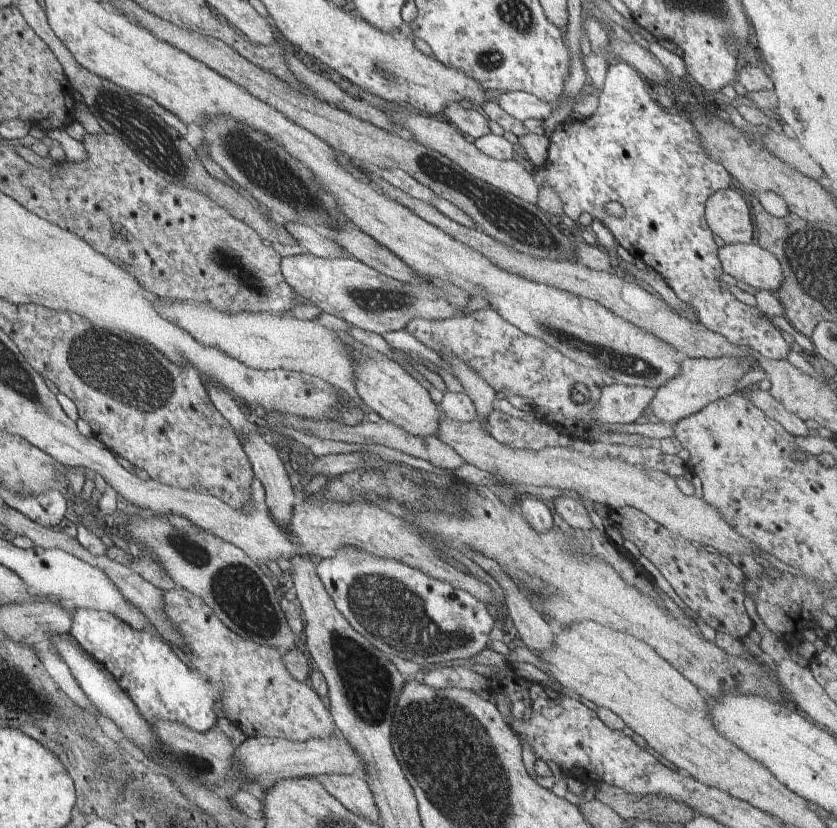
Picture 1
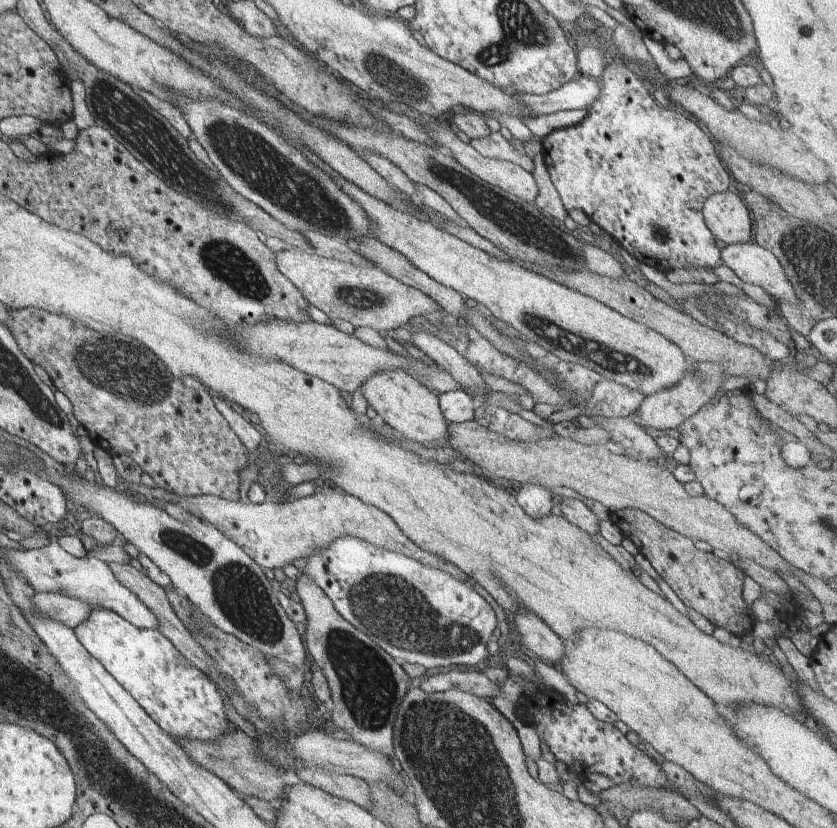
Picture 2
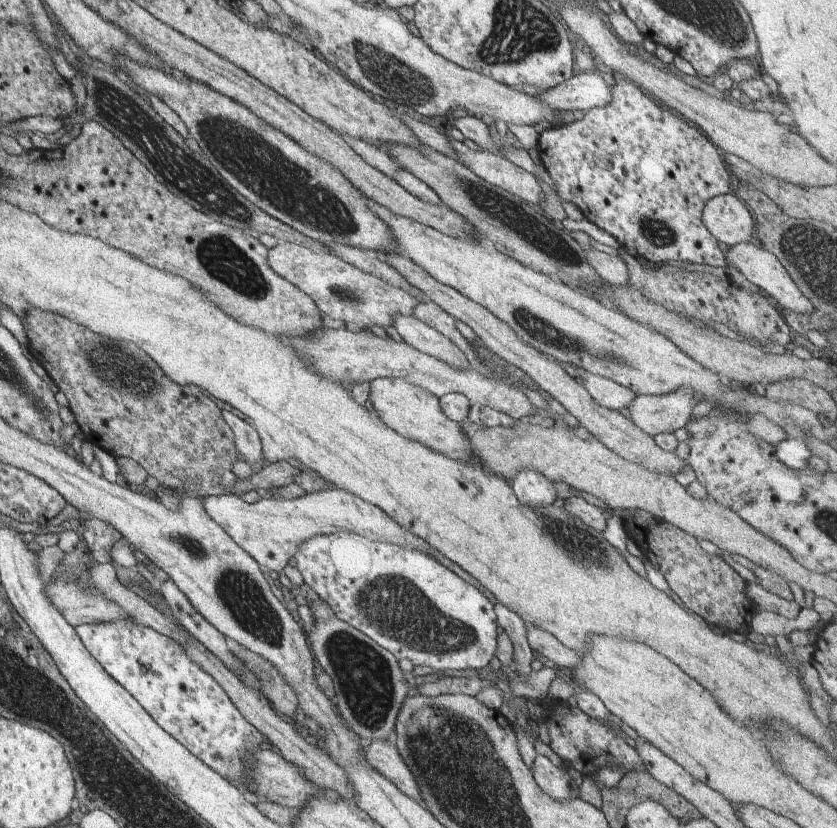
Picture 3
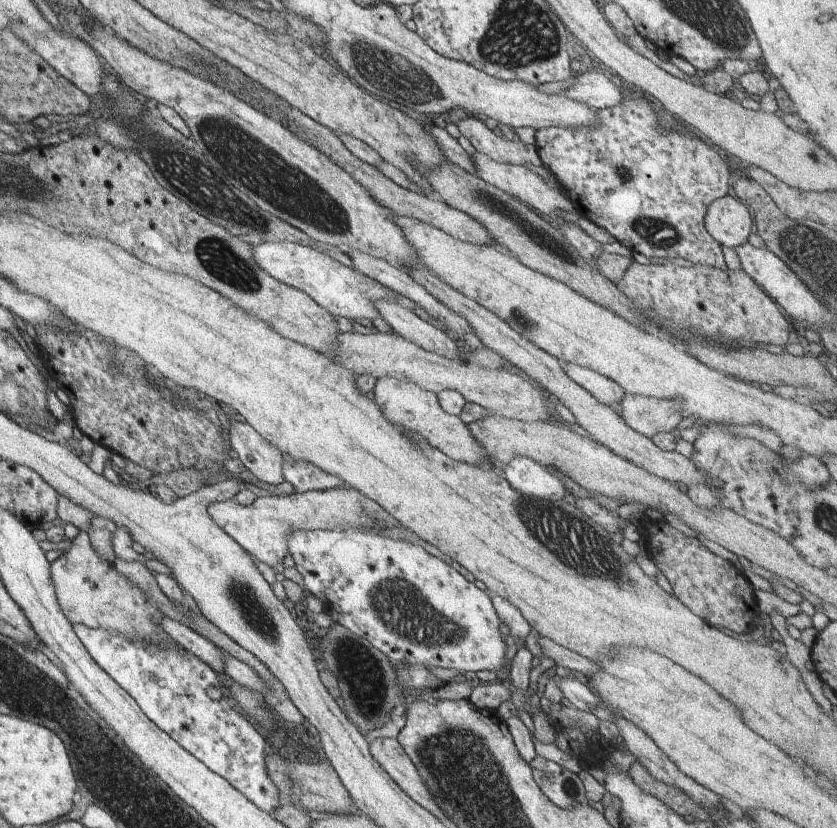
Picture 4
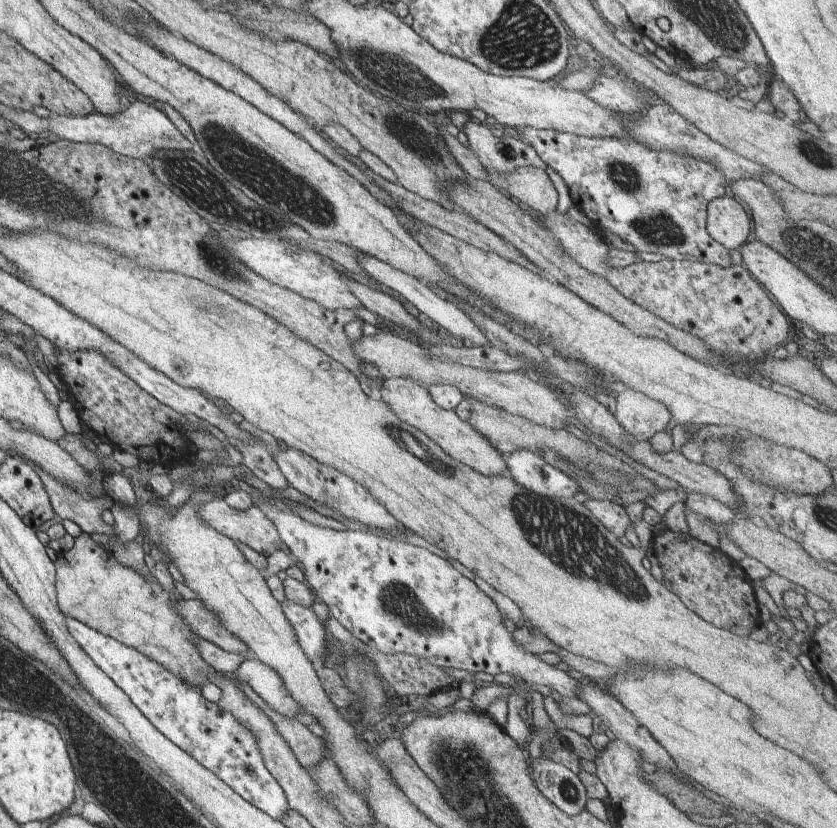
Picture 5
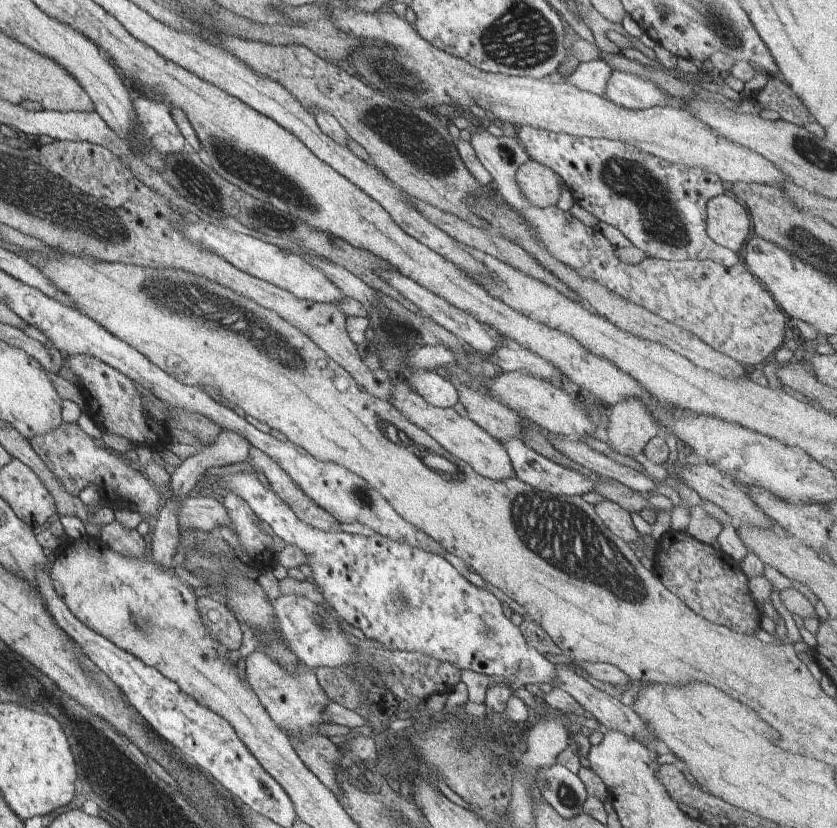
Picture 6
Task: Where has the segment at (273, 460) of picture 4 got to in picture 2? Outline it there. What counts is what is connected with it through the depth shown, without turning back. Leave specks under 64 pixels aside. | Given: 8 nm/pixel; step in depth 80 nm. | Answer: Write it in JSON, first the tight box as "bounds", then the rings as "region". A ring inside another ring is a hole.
{"bounds":[213,396,264,451],"region":[[[214,396],[213,401],[247,450],[251,451],[252,448],[258,447],[260,440],[264,437],[258,426],[252,424],[249,418],[244,419],[242,415],[236,412],[236,409],[230,407],[226,400],[222,400],[222,397]]]}

